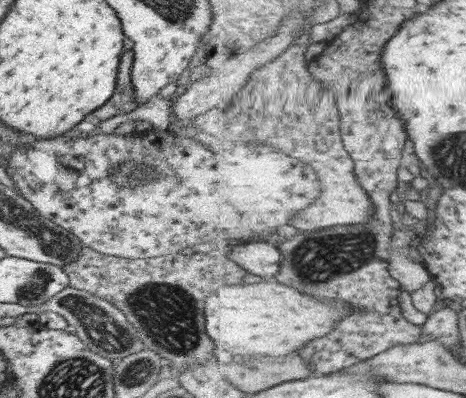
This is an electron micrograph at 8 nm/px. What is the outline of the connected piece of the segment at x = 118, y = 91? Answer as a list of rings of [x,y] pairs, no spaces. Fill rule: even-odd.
[[[130,50],[123,51],[118,60],[115,90],[105,103],[90,112],[88,119],[111,118],[111,116],[117,116],[117,114],[128,113],[139,106],[134,102],[132,82],[130,81],[132,56],[133,52]]]

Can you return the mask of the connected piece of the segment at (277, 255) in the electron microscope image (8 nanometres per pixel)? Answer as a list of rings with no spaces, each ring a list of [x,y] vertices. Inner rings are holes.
[[[250,240],[236,242],[232,260],[249,272],[249,276],[273,276],[281,272],[282,252],[277,244]]]

